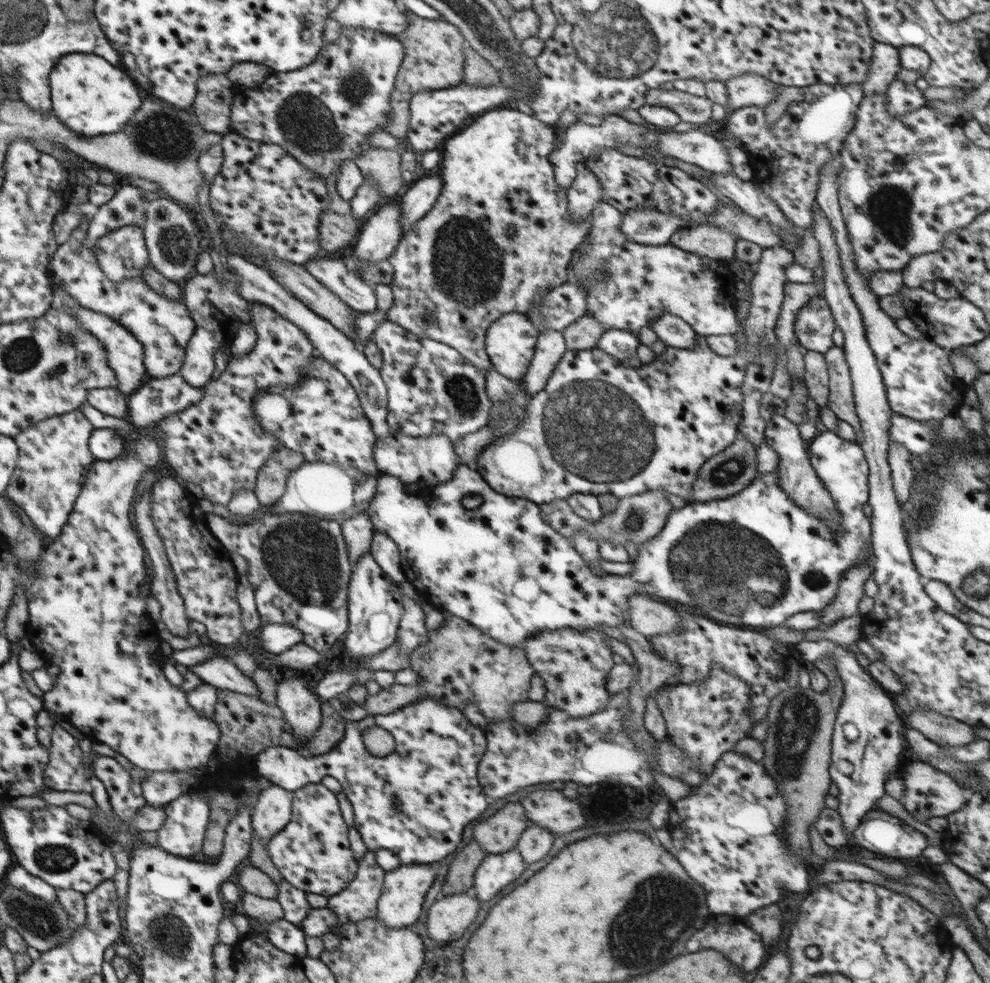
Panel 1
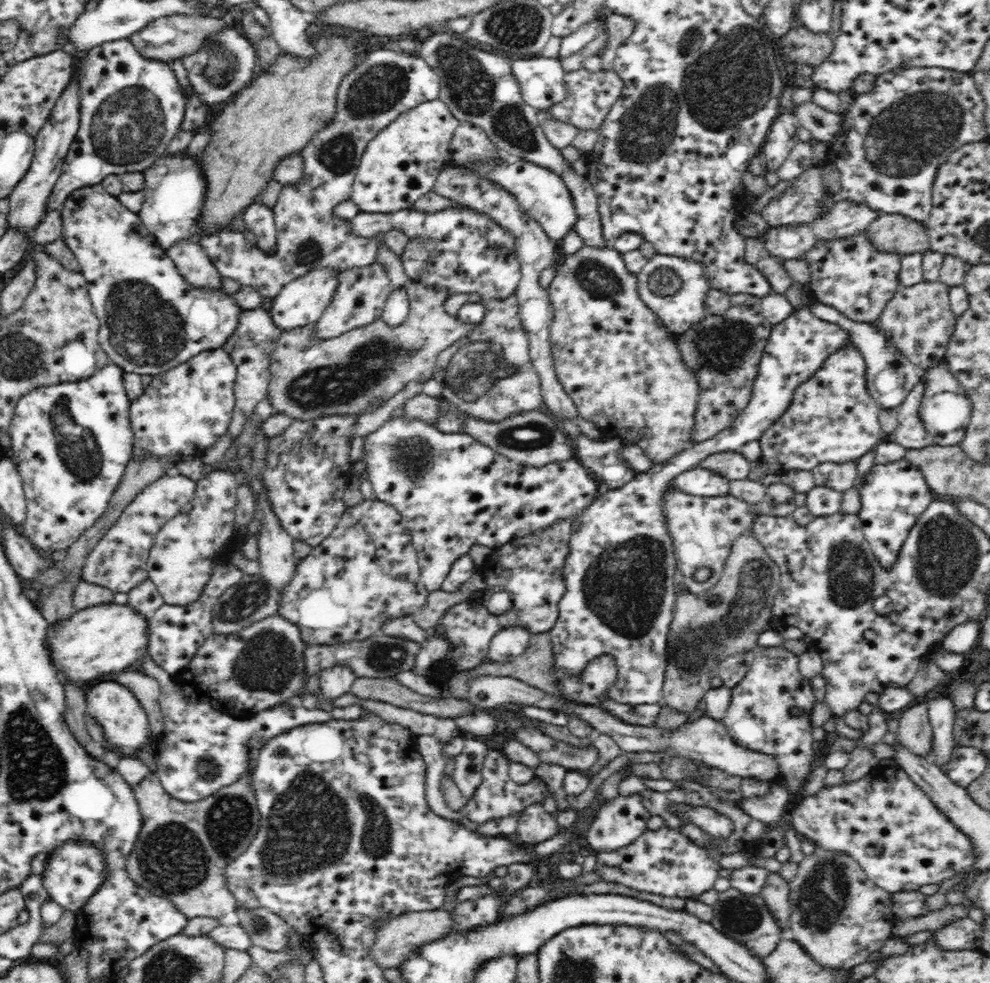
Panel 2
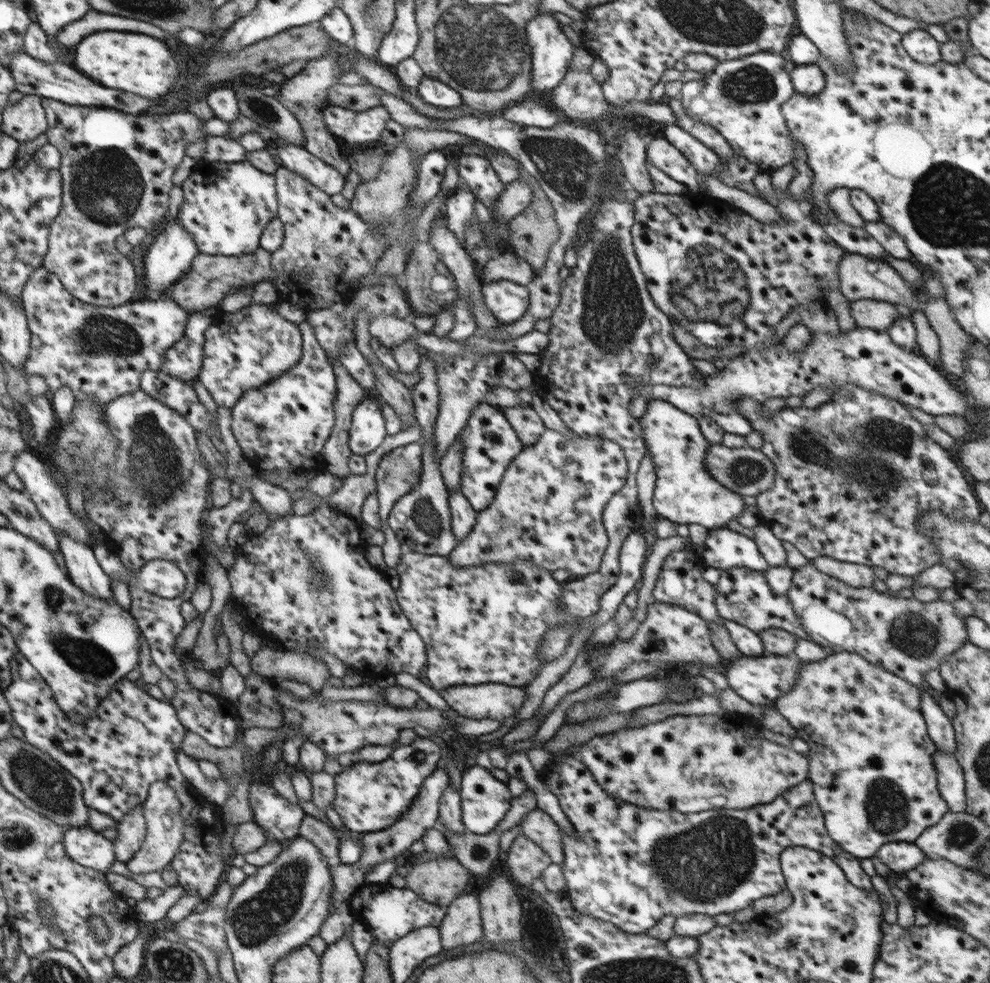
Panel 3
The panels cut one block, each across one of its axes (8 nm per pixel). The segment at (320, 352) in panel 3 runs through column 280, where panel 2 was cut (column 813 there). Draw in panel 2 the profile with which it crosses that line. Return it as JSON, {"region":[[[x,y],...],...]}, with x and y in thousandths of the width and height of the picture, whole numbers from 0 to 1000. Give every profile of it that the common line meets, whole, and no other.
{"region":[[[857,346],[848,356],[839,360],[830,372],[802,398],[798,413],[777,433],[765,448],[769,454],[768,466],[760,471],[755,486],[768,489],[776,482],[789,482],[799,478],[819,479],[831,470],[849,471],[867,468],[894,447],[887,429],[890,414],[875,394],[875,369],[867,353]]]}

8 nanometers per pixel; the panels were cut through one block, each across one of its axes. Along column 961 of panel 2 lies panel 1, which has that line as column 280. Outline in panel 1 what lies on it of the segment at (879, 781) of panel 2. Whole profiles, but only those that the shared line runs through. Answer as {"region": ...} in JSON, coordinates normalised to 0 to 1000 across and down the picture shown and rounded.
{"region":[[[311,797],[296,805],[295,830],[285,845],[271,856],[271,869],[297,903],[334,913],[344,908],[362,887],[353,856],[353,841],[345,832],[339,807],[323,797]]]}

